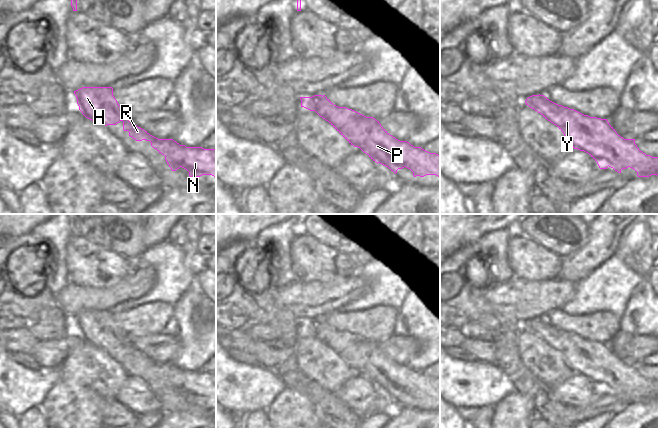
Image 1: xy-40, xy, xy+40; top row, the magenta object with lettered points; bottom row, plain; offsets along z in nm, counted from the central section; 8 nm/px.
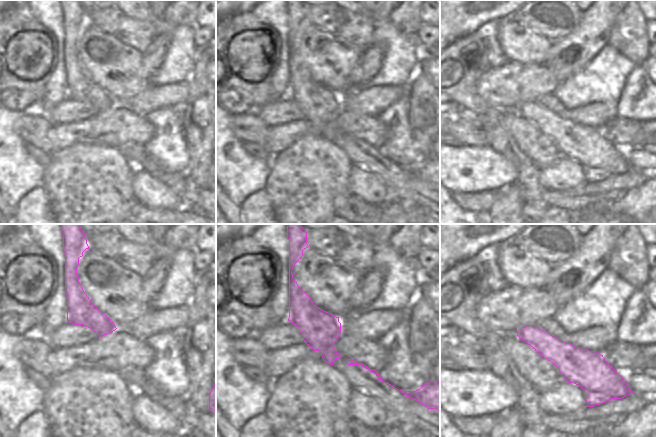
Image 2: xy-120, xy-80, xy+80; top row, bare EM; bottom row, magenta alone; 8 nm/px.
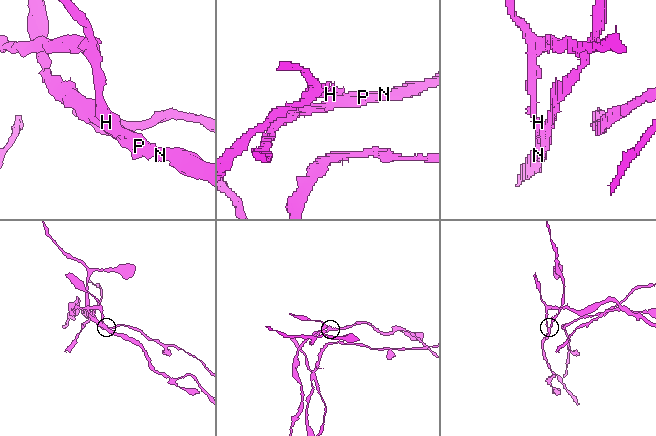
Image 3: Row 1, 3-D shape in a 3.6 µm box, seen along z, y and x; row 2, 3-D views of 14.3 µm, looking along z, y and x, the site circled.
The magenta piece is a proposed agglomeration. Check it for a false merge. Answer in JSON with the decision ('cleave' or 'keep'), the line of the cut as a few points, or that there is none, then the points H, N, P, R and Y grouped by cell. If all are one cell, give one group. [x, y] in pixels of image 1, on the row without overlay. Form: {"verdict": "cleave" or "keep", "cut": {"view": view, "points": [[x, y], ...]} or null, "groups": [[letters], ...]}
{"verdict": "cleave", "cut": {"view": "xy", "points": [[321, 319], [315, 324], [315, 335]]}, "groups": [["H"], ["N", "P", "R", "Y"]]}

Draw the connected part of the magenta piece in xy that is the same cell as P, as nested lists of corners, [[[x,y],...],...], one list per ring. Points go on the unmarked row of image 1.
[[[325,319],[315,324],[316,337],[328,345],[351,369],[360,372],[377,388],[388,391],[395,398],[404,391],[413,396],[413,400],[440,401],[440,379],[430,377],[421,371],[414,371],[407,365],[400,365],[390,359],[373,341],[366,341],[352,333],[334,329]]]

